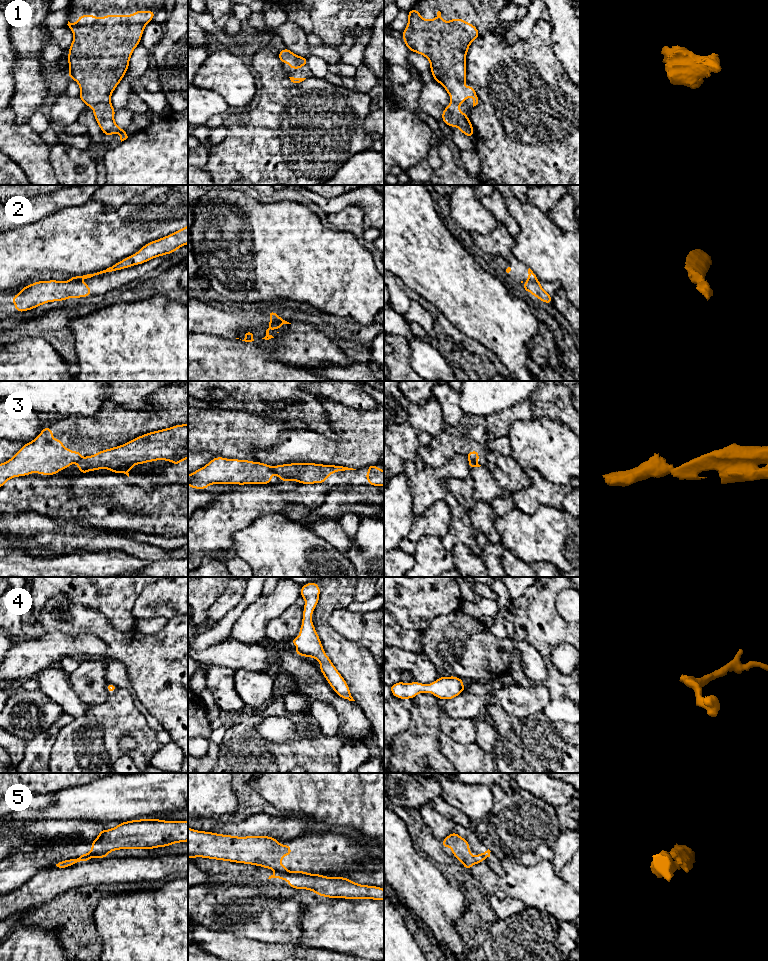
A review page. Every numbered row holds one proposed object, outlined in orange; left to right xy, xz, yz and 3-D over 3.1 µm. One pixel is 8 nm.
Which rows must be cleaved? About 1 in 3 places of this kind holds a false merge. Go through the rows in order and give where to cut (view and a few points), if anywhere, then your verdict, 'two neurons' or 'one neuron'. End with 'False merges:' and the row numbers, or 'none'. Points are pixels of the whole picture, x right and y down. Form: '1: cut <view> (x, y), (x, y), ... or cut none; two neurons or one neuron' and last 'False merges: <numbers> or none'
1: cut none; one neuron
2: cut yz (537, 279), (527, 281); two neurons
3: cut xz (272, 466), (275, 472); two neurons
4: cut none; one neuron
5: cut xy (90, 856), (79, 858); two neurons
False merges: 2, 3, 5

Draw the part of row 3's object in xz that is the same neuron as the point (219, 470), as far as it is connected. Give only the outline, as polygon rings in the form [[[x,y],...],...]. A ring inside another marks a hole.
[[[216,457],[188,475],[188,485],[204,490],[212,484],[271,484],[273,475],[273,466],[268,464]]]

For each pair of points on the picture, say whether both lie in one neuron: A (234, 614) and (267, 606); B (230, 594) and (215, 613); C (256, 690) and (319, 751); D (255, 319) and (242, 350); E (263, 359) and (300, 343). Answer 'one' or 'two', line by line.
A: two
B: one
C: two
D: two
E: two

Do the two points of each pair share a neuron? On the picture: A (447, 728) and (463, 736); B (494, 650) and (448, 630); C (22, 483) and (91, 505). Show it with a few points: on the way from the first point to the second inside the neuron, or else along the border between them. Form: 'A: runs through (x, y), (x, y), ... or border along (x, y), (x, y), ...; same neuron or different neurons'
A: runs through (451, 726), (459, 732); same neuron
B: runs through (481, 662), (474, 662), (455, 643); same neuron
C: runs through (38, 501), (73, 505); same neuron

